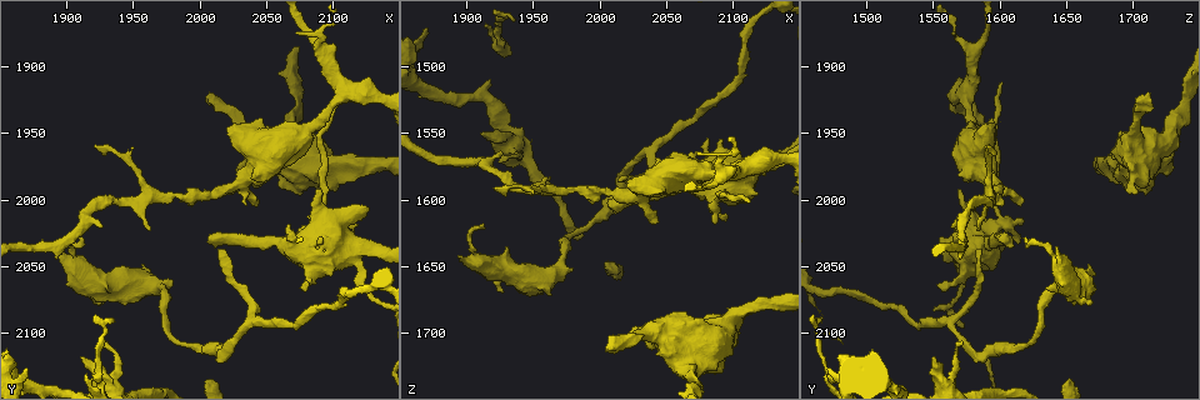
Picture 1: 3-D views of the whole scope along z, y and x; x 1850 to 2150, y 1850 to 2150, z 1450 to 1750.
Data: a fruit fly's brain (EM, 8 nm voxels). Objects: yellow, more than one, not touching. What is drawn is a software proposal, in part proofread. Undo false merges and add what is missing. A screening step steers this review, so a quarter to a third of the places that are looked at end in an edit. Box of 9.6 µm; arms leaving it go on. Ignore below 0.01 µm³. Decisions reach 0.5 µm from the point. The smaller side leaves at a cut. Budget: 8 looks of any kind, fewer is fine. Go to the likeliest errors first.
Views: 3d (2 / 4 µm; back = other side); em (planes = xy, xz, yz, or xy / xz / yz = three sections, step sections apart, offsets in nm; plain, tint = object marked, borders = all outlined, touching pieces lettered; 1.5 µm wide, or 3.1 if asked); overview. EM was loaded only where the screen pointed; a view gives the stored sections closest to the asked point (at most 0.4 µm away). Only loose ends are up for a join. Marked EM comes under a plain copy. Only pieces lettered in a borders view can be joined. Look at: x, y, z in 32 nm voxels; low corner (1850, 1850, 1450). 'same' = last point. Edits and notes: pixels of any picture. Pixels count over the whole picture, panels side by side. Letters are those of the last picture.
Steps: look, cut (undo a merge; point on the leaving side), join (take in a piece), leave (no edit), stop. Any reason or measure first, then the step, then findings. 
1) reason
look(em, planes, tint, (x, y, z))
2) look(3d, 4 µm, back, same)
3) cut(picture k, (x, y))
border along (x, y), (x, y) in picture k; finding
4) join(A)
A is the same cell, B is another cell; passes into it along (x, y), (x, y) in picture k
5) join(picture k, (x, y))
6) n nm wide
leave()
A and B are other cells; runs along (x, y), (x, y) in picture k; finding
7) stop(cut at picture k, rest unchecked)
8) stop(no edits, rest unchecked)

free end
look(em, planes, borders, (2012, 2038, 1610))

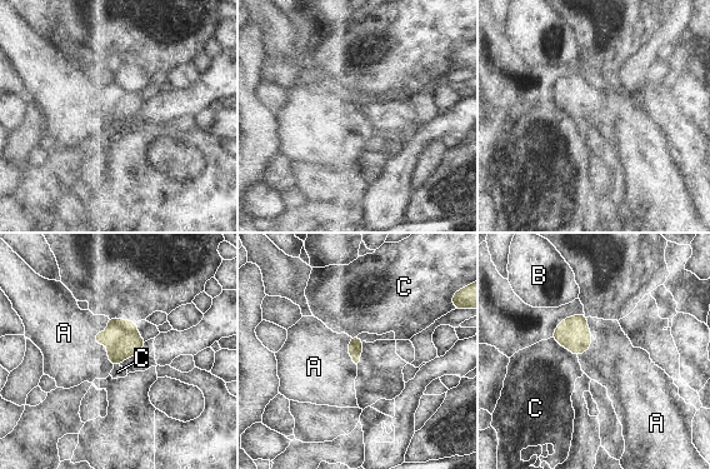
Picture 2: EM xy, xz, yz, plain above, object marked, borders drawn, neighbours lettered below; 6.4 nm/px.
A touches over 340 nm
join(picture 2, (64, 333))
A is the same cell, B and C are other cells; it goes on there

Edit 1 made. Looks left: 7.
stops while still wide
look(3d, 2 µm, (1928, 2078, 1668))

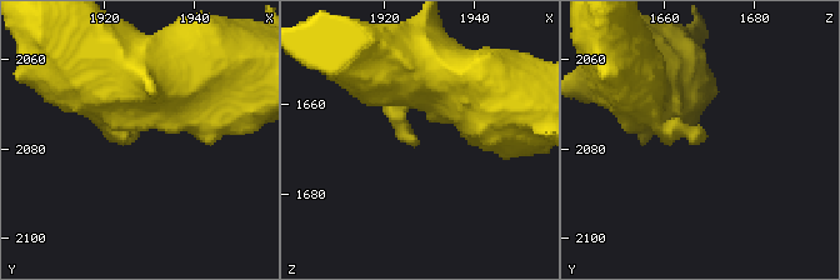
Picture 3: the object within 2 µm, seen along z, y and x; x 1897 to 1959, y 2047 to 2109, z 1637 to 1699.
look(em, planes, borders, (1927, 2077, 1670))

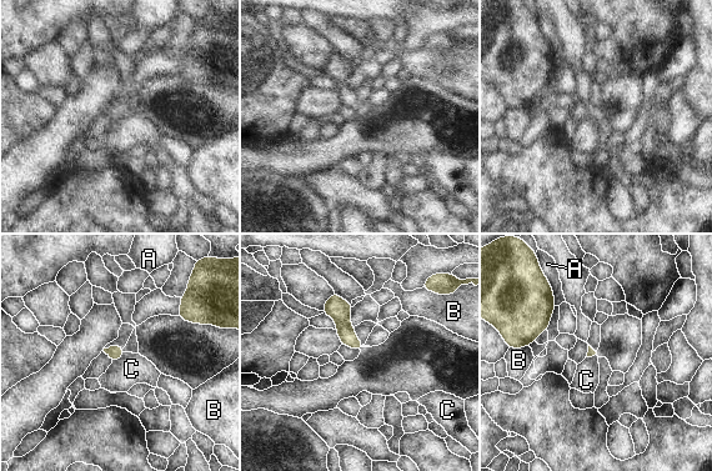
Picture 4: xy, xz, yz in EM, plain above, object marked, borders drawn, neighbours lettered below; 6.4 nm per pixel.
leave()
A, B and C are other cells; border along (125, 352), (113, 361) in picture 4; none of them fits

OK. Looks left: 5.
calibre changes
look(em, planes, borders, (2004, 2114, 1610))

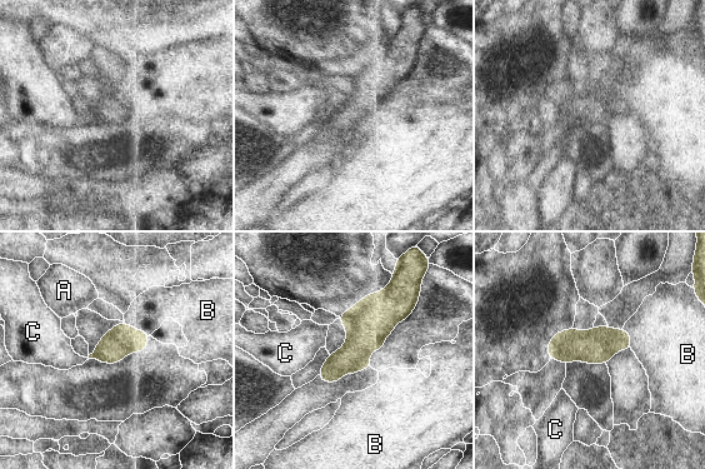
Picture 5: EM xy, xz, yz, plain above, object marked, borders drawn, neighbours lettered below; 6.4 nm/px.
B touches over 190 nm
leave()
A, B and C are other cells; border along (124, 322), (150, 334) in picture 5; continuous, no second neuron

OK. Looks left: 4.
stop(join at picture 2, rest unchecked)

